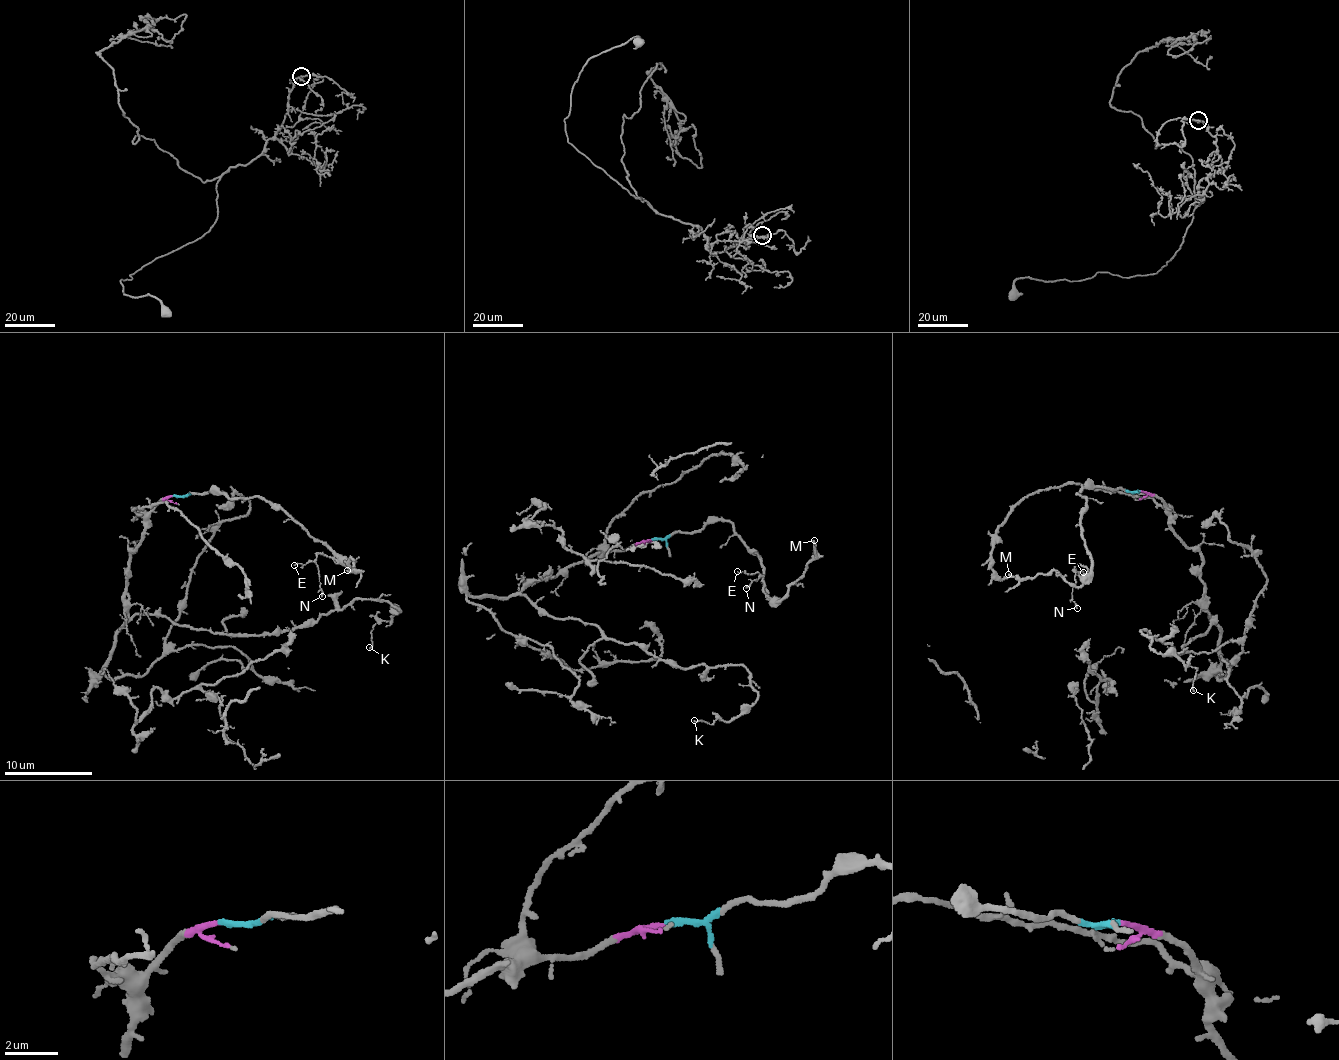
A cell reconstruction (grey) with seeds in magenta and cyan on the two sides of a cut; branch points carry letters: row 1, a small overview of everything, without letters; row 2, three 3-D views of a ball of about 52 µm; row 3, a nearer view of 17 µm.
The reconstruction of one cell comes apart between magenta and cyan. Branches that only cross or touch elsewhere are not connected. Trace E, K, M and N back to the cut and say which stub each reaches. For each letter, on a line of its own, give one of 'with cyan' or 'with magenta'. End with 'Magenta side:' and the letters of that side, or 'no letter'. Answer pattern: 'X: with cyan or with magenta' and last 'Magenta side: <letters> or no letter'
E: with cyan
K: with magenta
M: with cyan
N: with cyan
Magenta side: K

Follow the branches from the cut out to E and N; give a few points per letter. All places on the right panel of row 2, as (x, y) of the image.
E: (1140, 490), (1094, 486), (1077, 493), (1084, 497), (1079, 522), (1091, 569), (1074, 568), (1084, 573)
N: (1140, 490), (1094, 486), (1077, 493), (1085, 497), (1079, 522), (1091, 569), (1074, 568), (1071, 599), (1077, 608)

